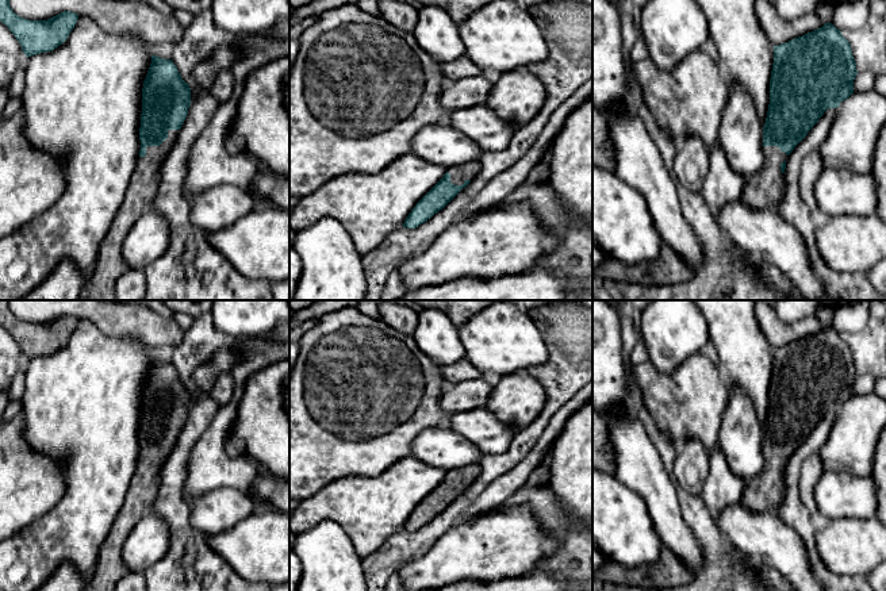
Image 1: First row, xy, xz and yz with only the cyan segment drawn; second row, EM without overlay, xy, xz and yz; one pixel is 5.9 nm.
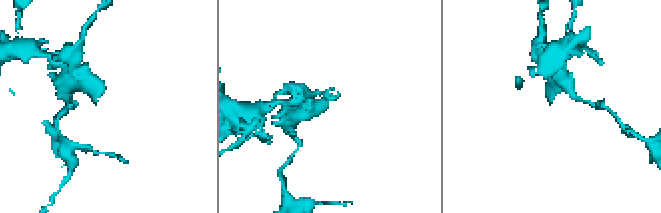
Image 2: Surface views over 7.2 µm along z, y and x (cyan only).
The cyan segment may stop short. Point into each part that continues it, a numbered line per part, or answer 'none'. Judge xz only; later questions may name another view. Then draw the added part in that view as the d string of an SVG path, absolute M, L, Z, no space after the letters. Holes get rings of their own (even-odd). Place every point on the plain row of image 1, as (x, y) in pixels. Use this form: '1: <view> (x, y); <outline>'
1: xz (459, 478); M469 464L460 469L448 471L446 475L450 477L450 486L454 488L463 488L465 483L473 483L480 475L482 469L479 464Z

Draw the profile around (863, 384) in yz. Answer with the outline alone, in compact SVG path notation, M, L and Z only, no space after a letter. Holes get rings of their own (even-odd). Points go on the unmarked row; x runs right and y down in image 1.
M858 375L854 383L854 395L864 395L874 392L877 377L871 375Z

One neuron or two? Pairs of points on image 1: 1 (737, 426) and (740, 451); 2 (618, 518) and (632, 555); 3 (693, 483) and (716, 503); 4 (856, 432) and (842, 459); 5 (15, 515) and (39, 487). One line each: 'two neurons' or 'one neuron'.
1: one neuron
2: one neuron
3: two neurons
4: one neuron
5: one neuron

